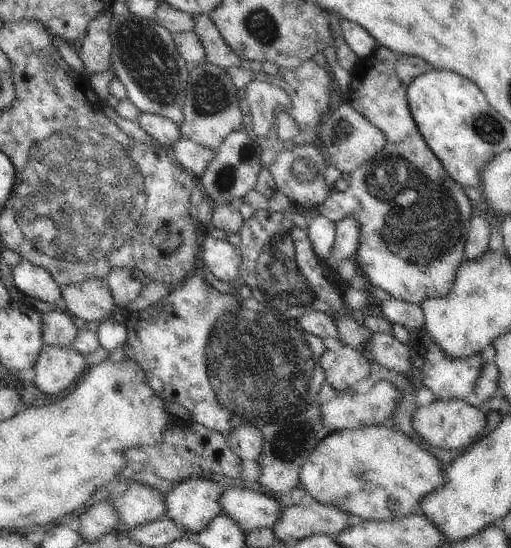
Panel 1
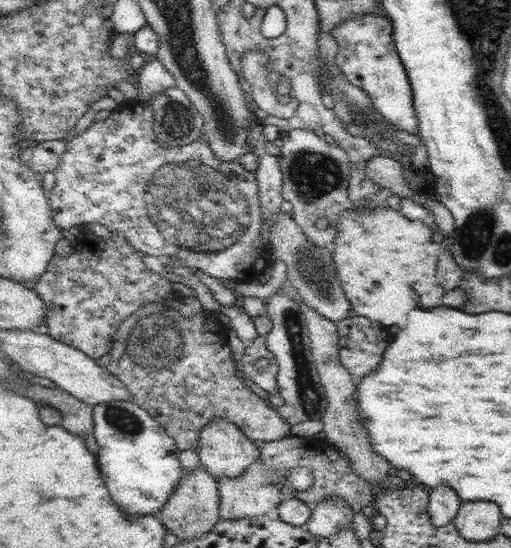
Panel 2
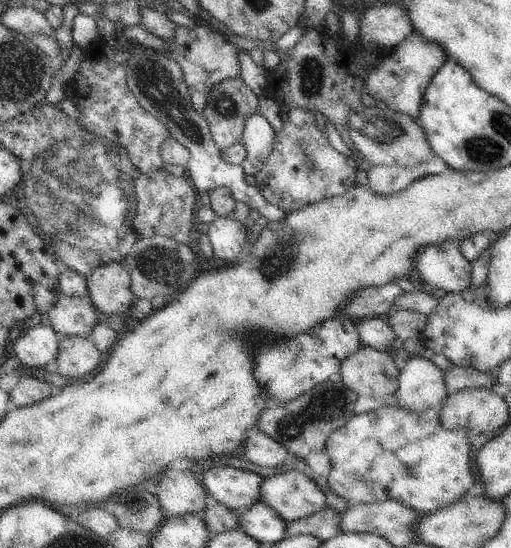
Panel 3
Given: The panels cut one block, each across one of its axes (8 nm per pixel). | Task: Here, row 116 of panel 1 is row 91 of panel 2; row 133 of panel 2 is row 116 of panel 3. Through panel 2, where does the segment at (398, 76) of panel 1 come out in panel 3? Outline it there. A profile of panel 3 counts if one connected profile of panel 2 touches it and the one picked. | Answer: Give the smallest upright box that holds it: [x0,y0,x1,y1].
[366,32,448,118]

